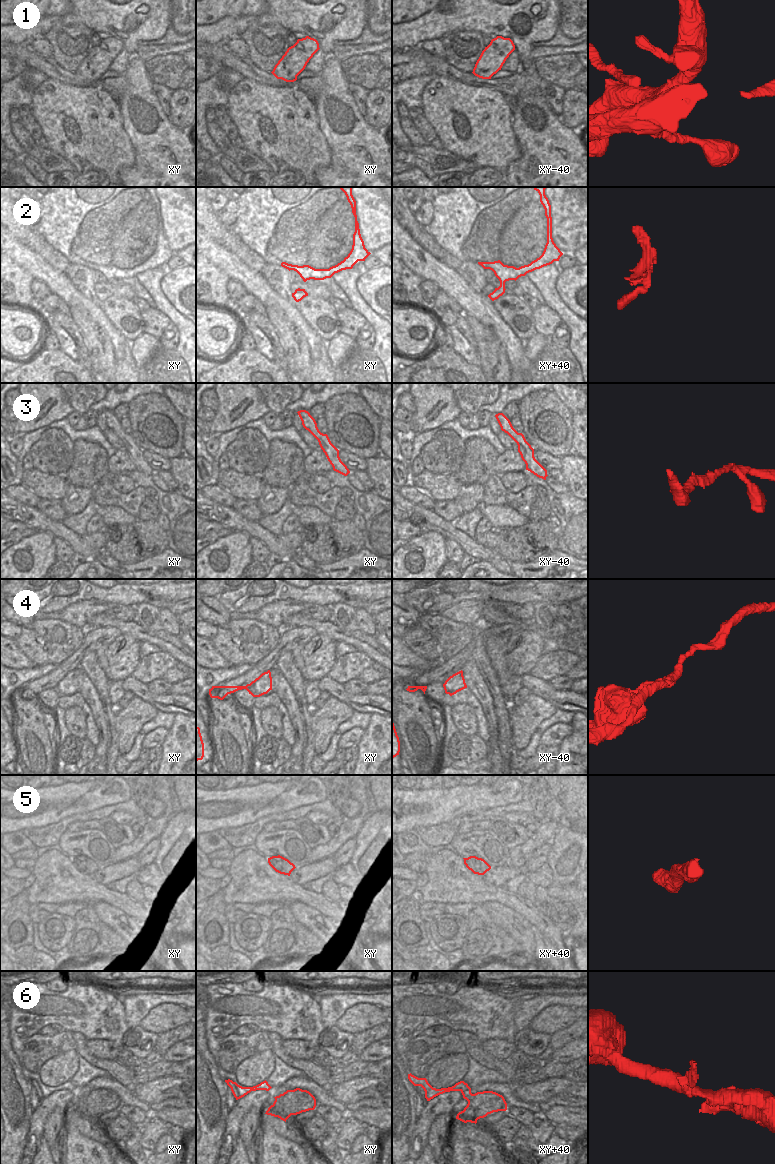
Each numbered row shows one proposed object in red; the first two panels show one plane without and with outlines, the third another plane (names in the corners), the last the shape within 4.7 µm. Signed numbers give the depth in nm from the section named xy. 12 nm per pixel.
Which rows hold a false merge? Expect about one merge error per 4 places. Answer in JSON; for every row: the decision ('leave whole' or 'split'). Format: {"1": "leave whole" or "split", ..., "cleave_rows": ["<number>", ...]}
{"1": "leave whole", "2": "split", "3": "leave whole", "4": "split", "5": "leave whole", "6": "leave whole", "cleave_rows": ["2", "4"]}

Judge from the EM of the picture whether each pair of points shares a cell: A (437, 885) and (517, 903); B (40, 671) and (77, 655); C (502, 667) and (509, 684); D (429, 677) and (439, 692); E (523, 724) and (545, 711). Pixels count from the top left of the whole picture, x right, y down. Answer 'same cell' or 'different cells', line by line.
A: same cell
B: different cells
C: same cell
D: different cells
E: same cell

